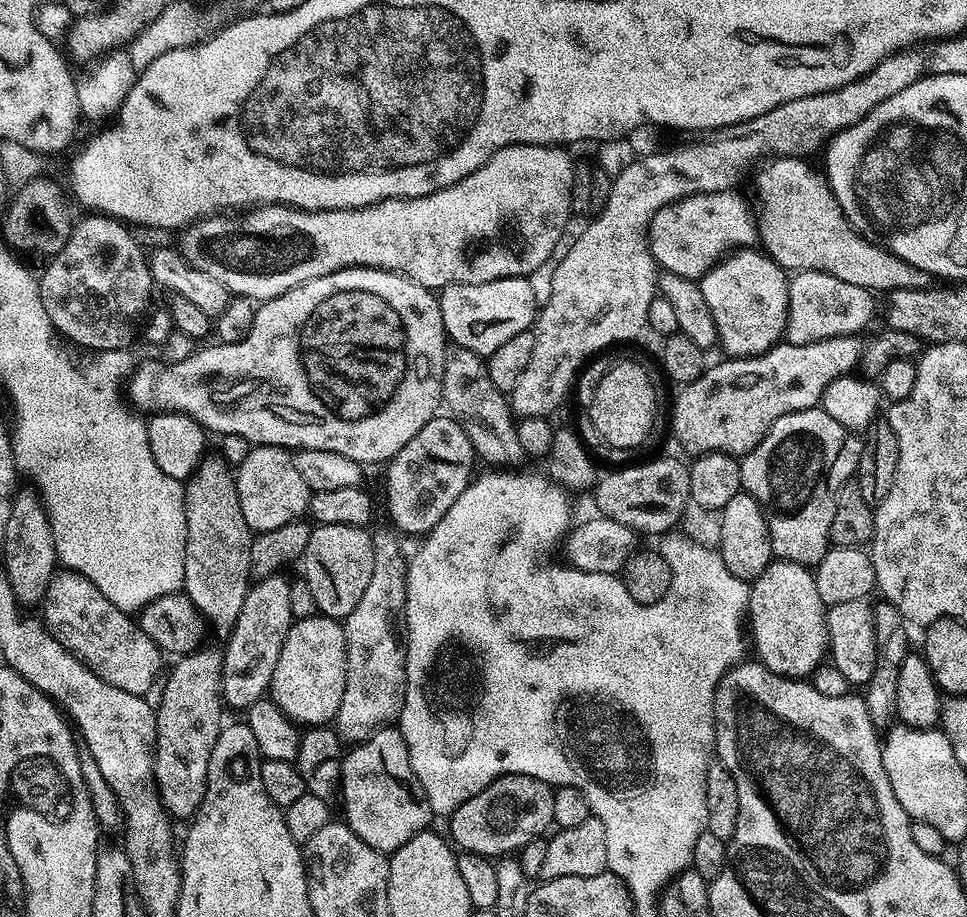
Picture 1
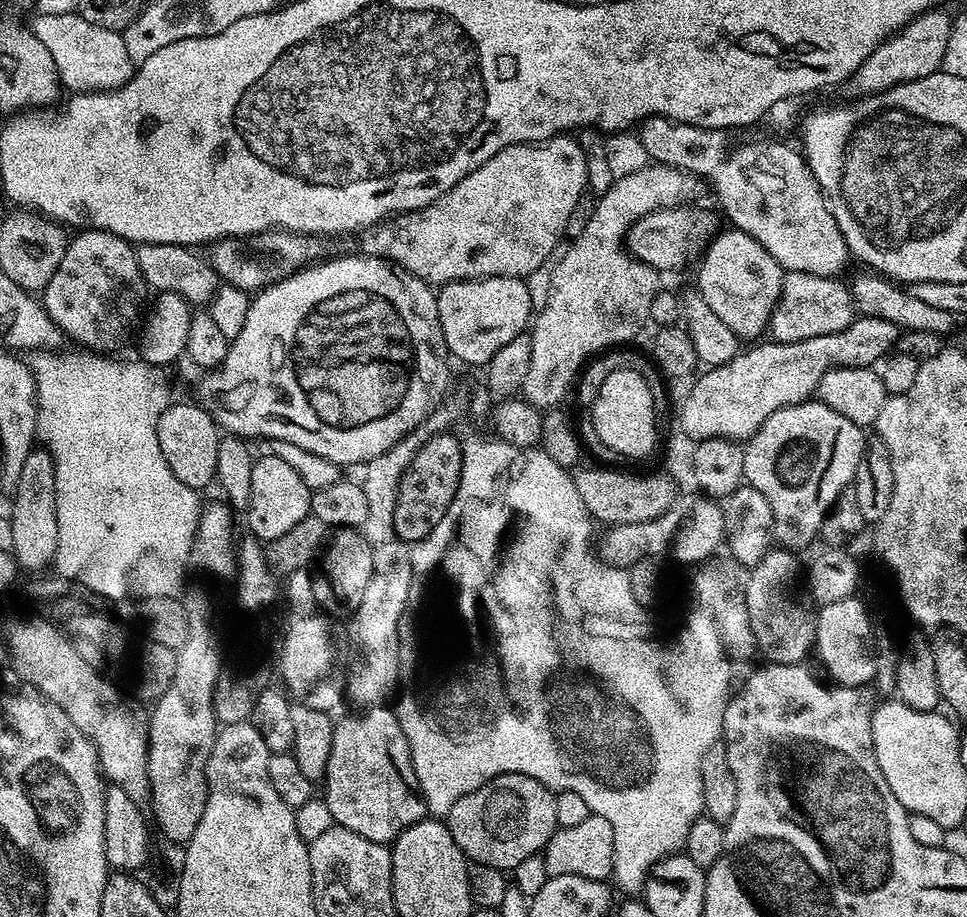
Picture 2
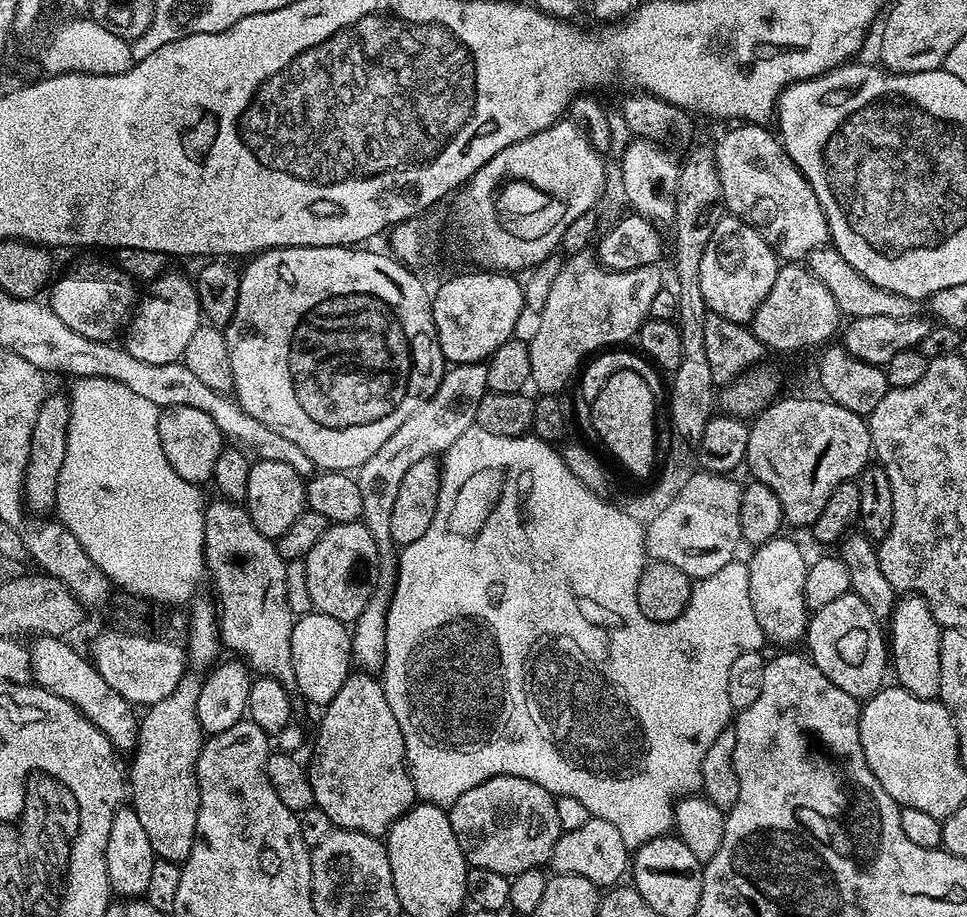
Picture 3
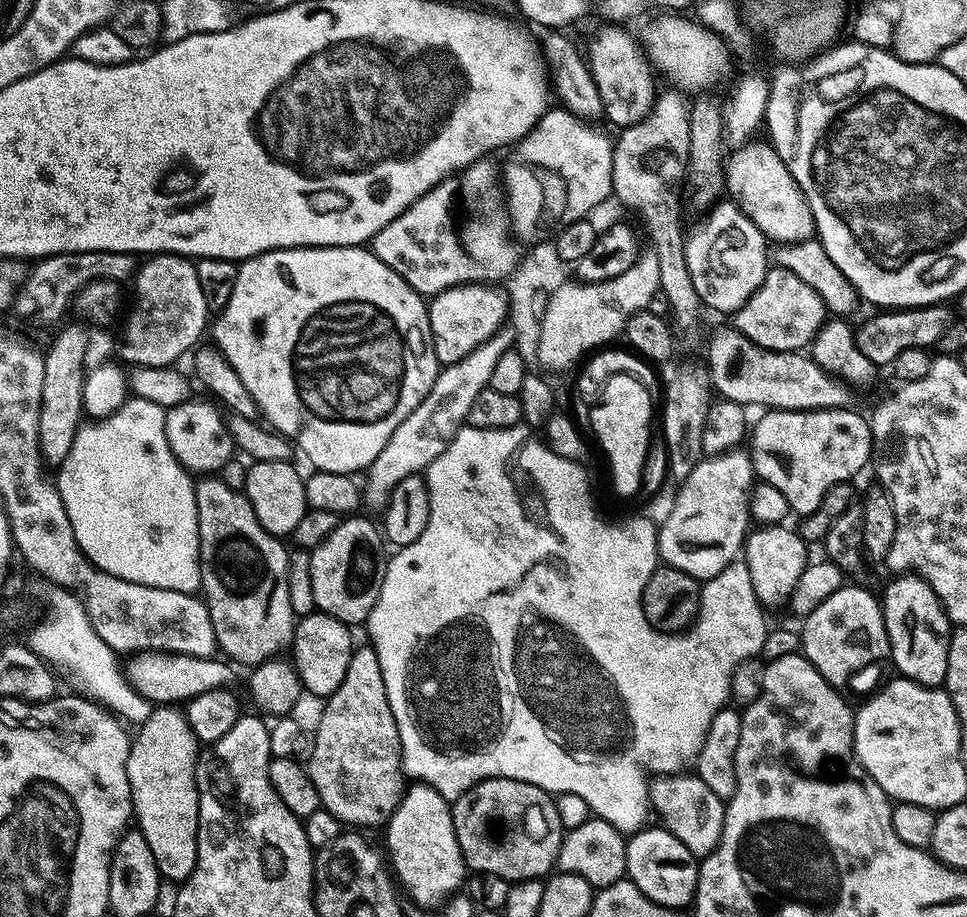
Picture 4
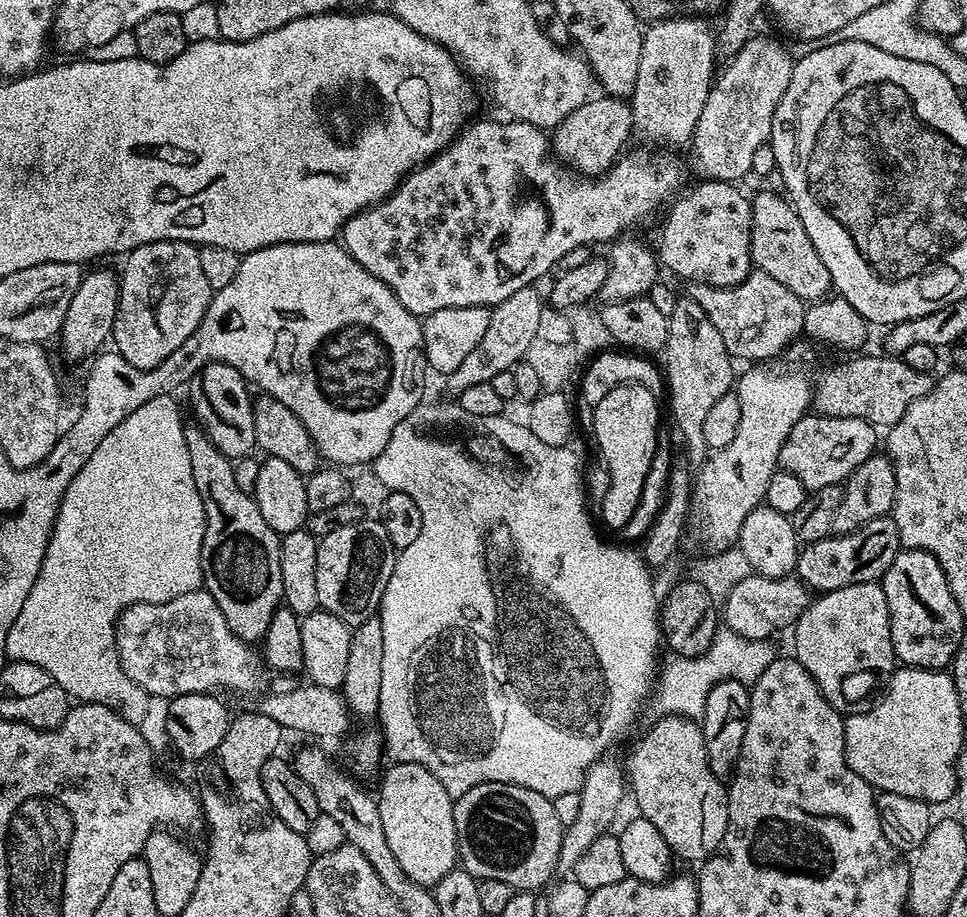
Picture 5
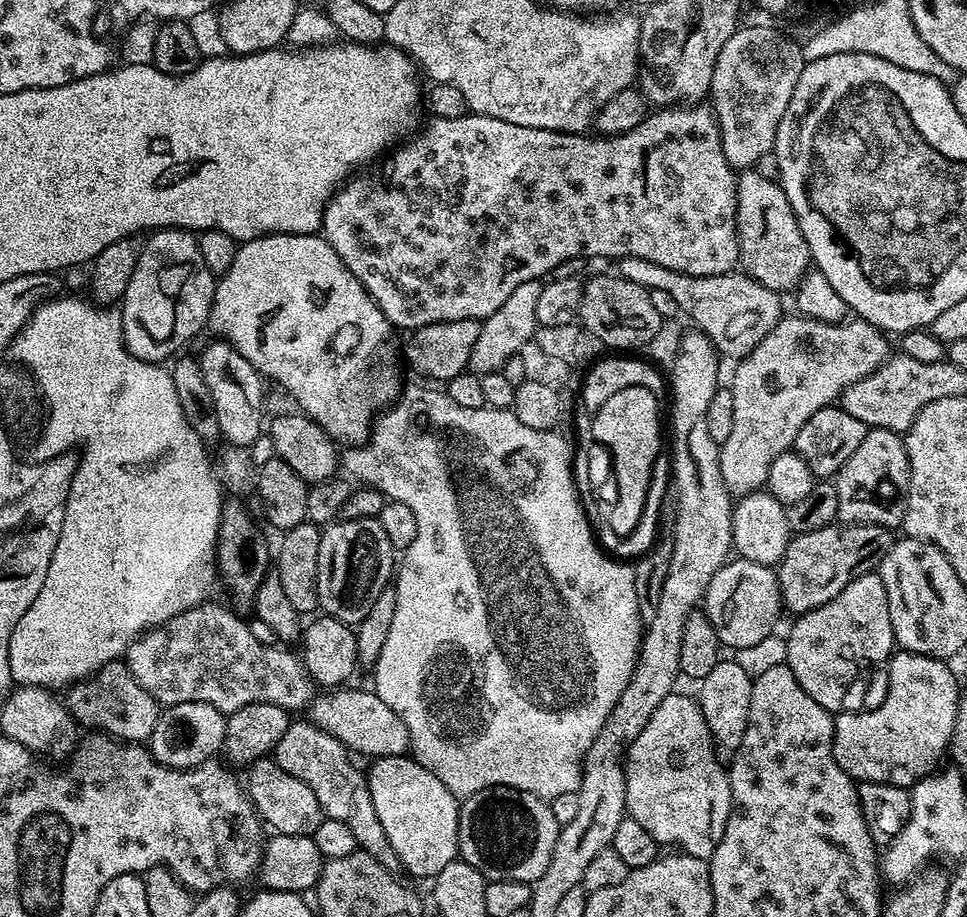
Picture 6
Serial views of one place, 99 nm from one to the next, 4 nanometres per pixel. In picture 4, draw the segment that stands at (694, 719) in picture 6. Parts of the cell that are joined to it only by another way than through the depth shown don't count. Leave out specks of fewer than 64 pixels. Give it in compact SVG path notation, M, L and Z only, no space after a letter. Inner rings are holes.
M688 774L657 775L648 785L648 798L655 815L656 812L660 815L662 827L674 834L674 838L678 838L690 854L703 858L715 852L720 845L726 804L718 798L718 794L714 794L714 790L710 790L710 786L706 786L706 782L702 782L700 776L684 775Z

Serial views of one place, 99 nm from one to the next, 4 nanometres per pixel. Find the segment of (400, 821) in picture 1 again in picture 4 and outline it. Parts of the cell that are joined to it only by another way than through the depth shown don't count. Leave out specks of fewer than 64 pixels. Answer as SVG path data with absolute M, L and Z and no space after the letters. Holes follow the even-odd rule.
M357 647L353 651L350 666L346 666L346 678L342 678L342 686L338 686L338 690L334 690L334 694L327 697L323 704L320 721L314 727L313 754L306 762L310 782L314 782L314 790L318 790L321 805L344 826L365 830L376 828L379 824L380 827L387 825L406 791L406 773L400 757L398 726L390 710L382 666L378 666L378 654L374 647Z

